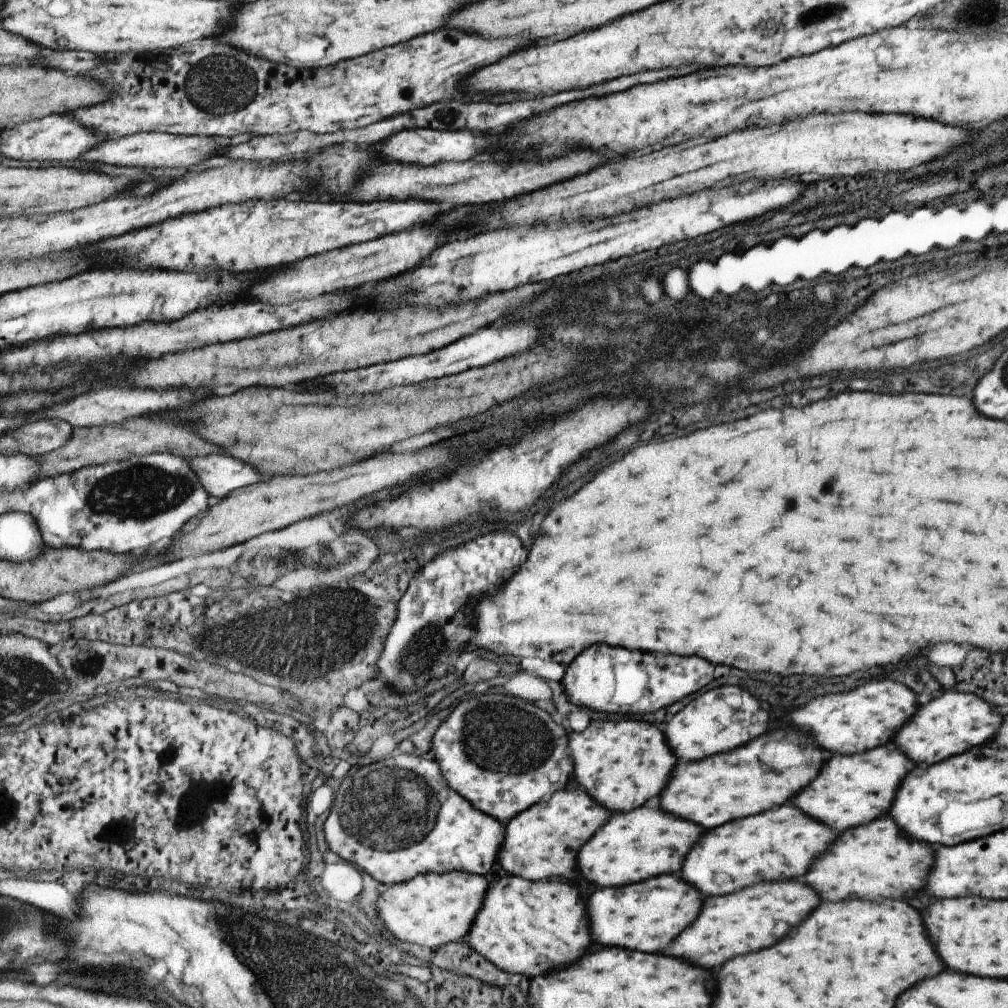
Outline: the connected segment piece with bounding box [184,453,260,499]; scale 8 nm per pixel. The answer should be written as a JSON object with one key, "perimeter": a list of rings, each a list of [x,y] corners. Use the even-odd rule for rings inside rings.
{"perimeter":[[[210,453],[184,458],[189,462],[206,492],[216,498],[223,499],[229,492],[260,480],[258,472],[252,466],[230,456]]]}

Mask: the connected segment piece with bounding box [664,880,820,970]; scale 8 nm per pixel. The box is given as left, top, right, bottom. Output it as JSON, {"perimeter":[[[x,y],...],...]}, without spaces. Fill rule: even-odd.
{"perimeter":[[[800,880],[786,882],[760,882],[728,896],[708,898],[698,920],[684,930],[664,954],[680,956],[702,968],[722,966],[726,960],[770,948],[784,938],[794,926],[798,926],[814,908],[818,908],[820,896],[808,884]]]}

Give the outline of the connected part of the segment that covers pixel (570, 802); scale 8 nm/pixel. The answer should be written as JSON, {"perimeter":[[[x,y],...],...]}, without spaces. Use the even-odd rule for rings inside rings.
{"perimeter":[[[562,790],[562,792],[556,792],[550,797],[548,802],[539,802],[533,804],[530,808],[527,808],[525,811],[522,811],[520,814],[517,814],[512,820],[509,820],[505,824],[505,842],[502,843],[501,850],[499,851],[499,858],[497,862],[501,864],[501,866],[509,872],[510,874],[521,876],[526,880],[546,880],[546,878],[576,878],[576,864],[578,864],[578,860],[576,860],[576,856],[578,856],[578,848],[582,848],[599,828],[602,828],[606,822],[610,820],[610,810],[608,808],[604,808],[604,806],[600,806],[596,800],[592,800],[586,792],[582,792],[582,790]]]}

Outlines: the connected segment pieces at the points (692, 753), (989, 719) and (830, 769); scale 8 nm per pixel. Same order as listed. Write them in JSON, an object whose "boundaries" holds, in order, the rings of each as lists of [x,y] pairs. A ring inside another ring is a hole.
{"boundaries":[[[[720,686],[694,698],[686,708],[680,710],[668,722],[664,734],[678,758],[702,760],[718,752],[728,752],[748,744],[752,738],[764,734],[764,724],[768,730],[768,722],[770,722],[768,712],[760,708],[758,700],[750,692],[738,686]],[[734,710],[736,710],[736,716],[734,716]]],[[[946,692],[927,704],[920,705],[913,716],[914,718],[906,724],[906,728],[902,727],[902,732],[898,732],[896,744],[923,769],[950,756],[965,753],[974,746],[992,744],[995,734],[1003,723],[995,705],[978,698],[976,694],[958,694],[958,692]]],[[[894,746],[874,748],[864,754],[834,756],[824,764],[818,778],[794,798],[794,804],[838,832],[856,828],[890,810],[901,782],[914,767],[914,762]]]]}

